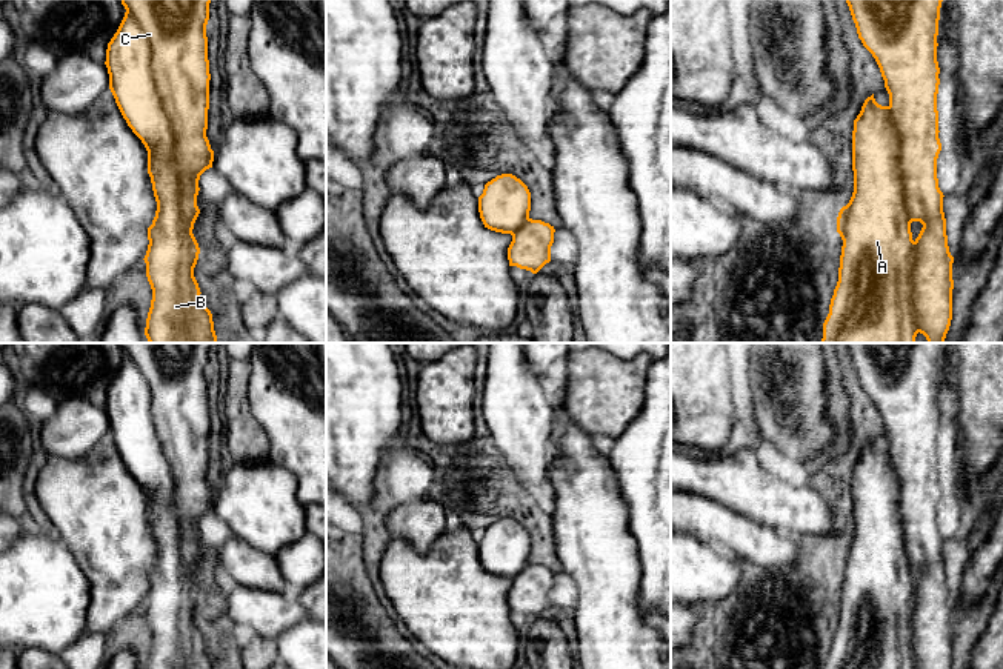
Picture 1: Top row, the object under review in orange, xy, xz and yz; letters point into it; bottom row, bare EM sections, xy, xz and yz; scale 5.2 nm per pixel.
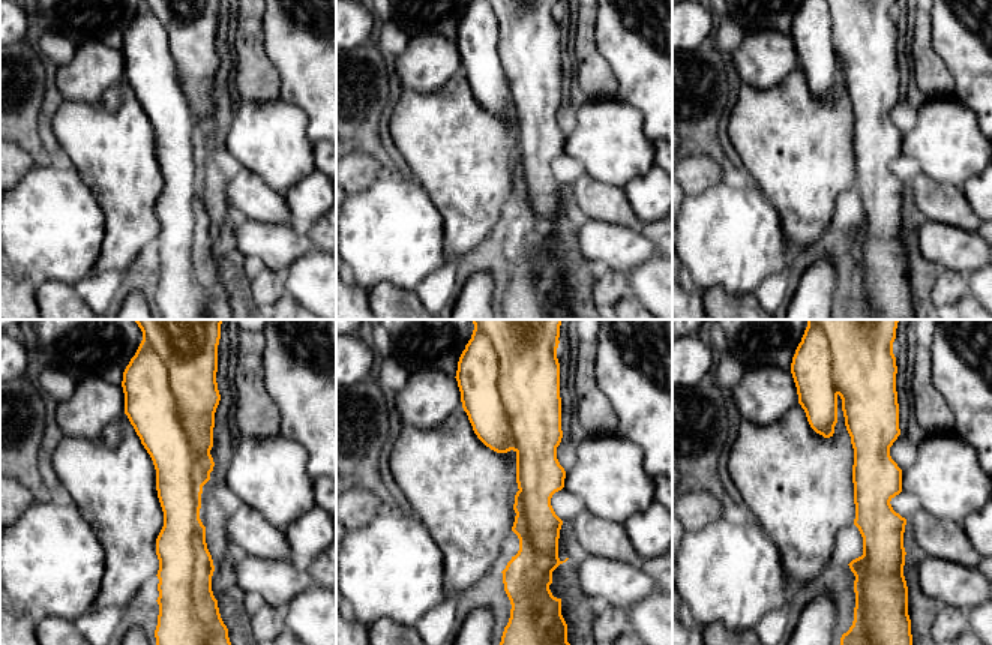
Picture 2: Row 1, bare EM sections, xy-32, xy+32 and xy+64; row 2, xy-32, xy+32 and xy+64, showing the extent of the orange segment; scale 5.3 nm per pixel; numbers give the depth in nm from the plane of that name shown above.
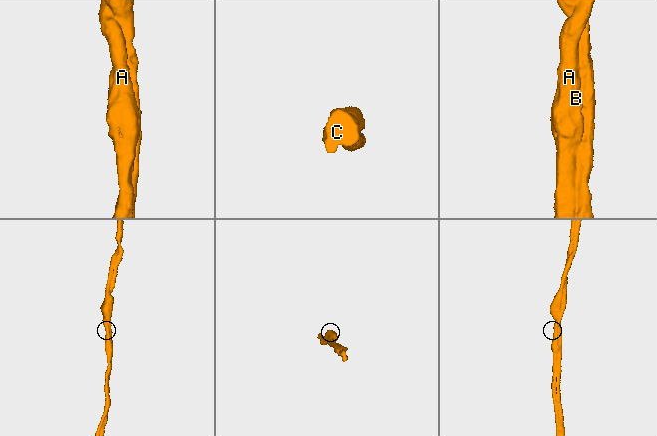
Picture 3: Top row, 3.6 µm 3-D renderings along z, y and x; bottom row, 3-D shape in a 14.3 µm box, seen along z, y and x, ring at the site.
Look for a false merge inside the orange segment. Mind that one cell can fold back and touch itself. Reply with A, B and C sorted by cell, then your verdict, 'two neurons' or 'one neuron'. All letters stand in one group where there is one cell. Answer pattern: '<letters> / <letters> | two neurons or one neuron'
A B C | one neuron

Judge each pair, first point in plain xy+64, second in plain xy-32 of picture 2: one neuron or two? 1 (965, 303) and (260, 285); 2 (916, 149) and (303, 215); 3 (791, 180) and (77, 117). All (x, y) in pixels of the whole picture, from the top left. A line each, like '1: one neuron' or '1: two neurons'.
1: one neuron
2: one neuron
3: one neuron

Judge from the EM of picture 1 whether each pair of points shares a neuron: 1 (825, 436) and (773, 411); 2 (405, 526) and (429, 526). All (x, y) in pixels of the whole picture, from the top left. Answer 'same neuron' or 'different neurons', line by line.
1: same neuron
2: same neuron

